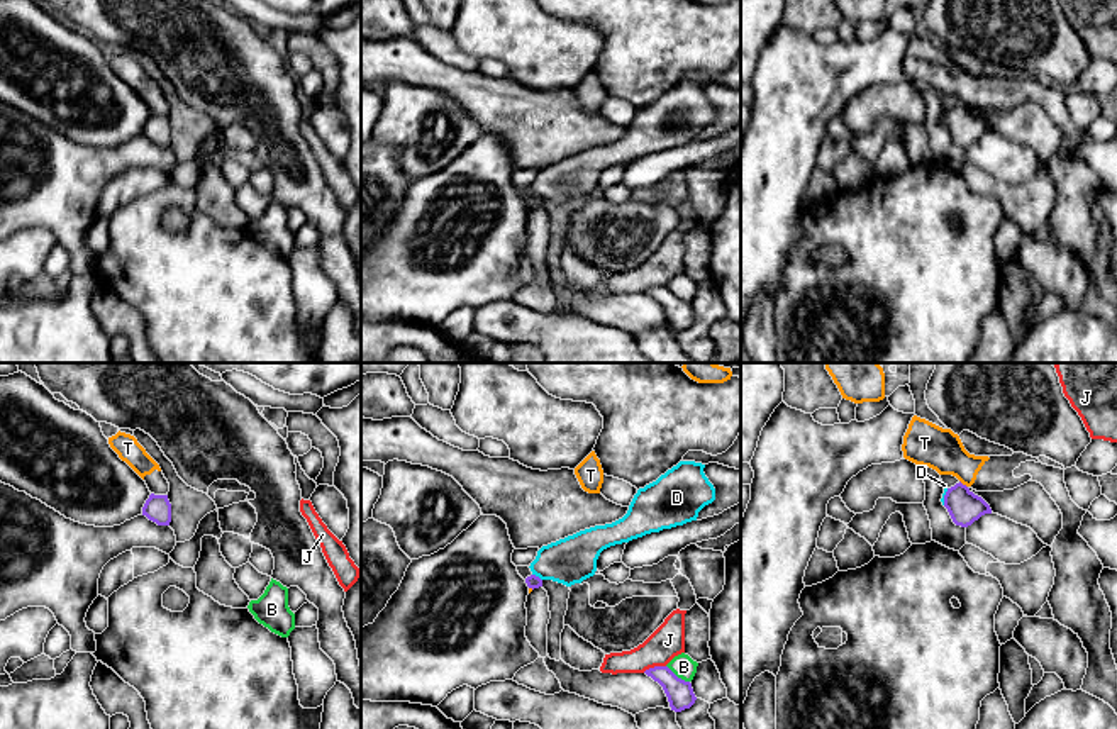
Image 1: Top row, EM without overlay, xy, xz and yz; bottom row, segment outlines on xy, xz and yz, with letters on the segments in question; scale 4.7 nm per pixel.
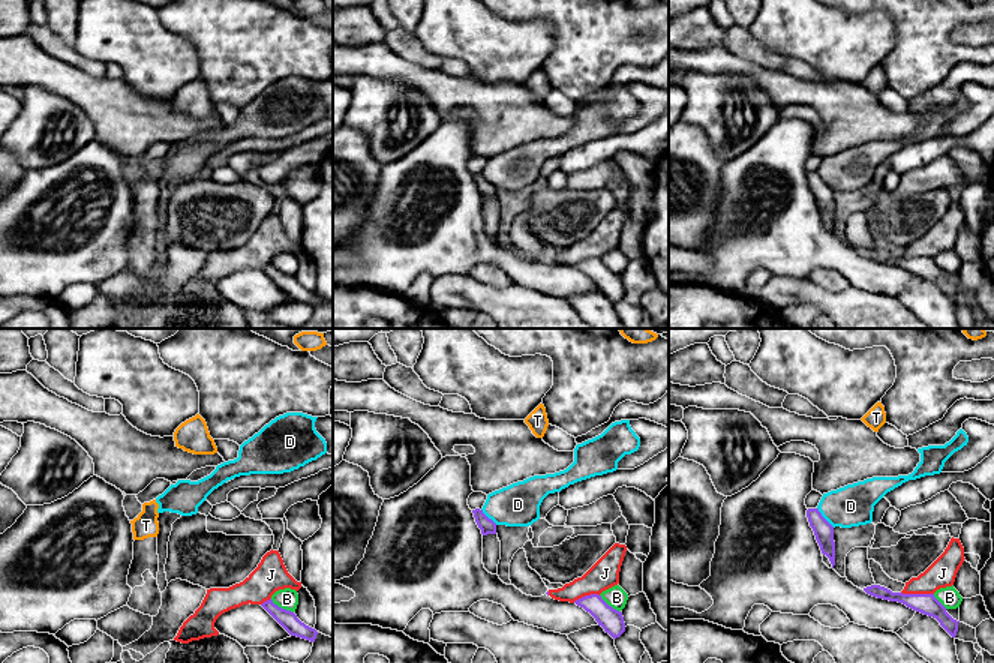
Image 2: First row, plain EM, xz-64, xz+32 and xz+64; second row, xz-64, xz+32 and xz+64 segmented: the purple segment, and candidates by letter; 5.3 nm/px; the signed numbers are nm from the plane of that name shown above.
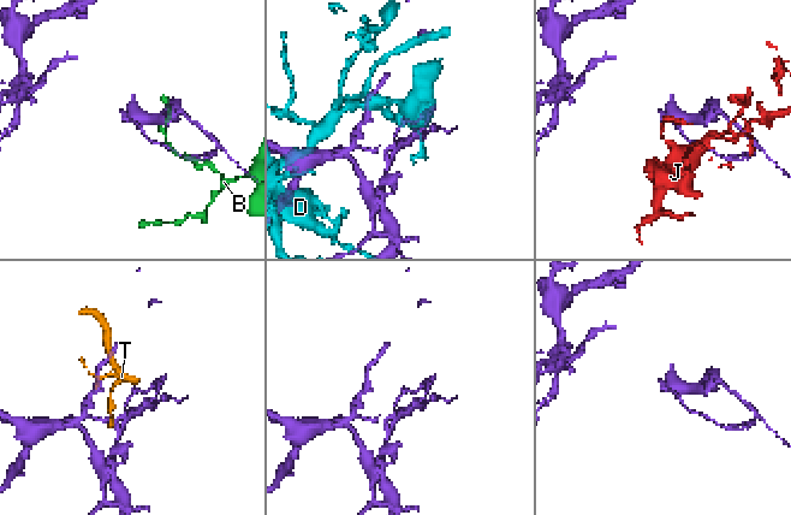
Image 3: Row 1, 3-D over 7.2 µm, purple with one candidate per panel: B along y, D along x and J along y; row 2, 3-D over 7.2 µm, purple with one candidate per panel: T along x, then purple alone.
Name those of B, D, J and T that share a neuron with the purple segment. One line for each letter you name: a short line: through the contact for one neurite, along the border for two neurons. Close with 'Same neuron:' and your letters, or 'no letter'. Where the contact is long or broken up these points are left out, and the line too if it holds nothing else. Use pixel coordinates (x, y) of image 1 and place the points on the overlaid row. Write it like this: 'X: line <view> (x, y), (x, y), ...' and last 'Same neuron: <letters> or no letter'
Same neuron: no letter

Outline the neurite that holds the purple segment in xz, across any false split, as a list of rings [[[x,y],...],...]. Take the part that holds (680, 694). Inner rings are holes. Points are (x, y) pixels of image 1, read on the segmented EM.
[[[654,666],[644,673],[663,687],[671,710],[681,712],[695,704],[692,683],[678,678],[668,666]]]

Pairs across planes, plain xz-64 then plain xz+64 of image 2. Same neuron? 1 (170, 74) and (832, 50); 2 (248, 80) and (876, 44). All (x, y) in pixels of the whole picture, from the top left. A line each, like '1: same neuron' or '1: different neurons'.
1: same neuron
2: different neurons

